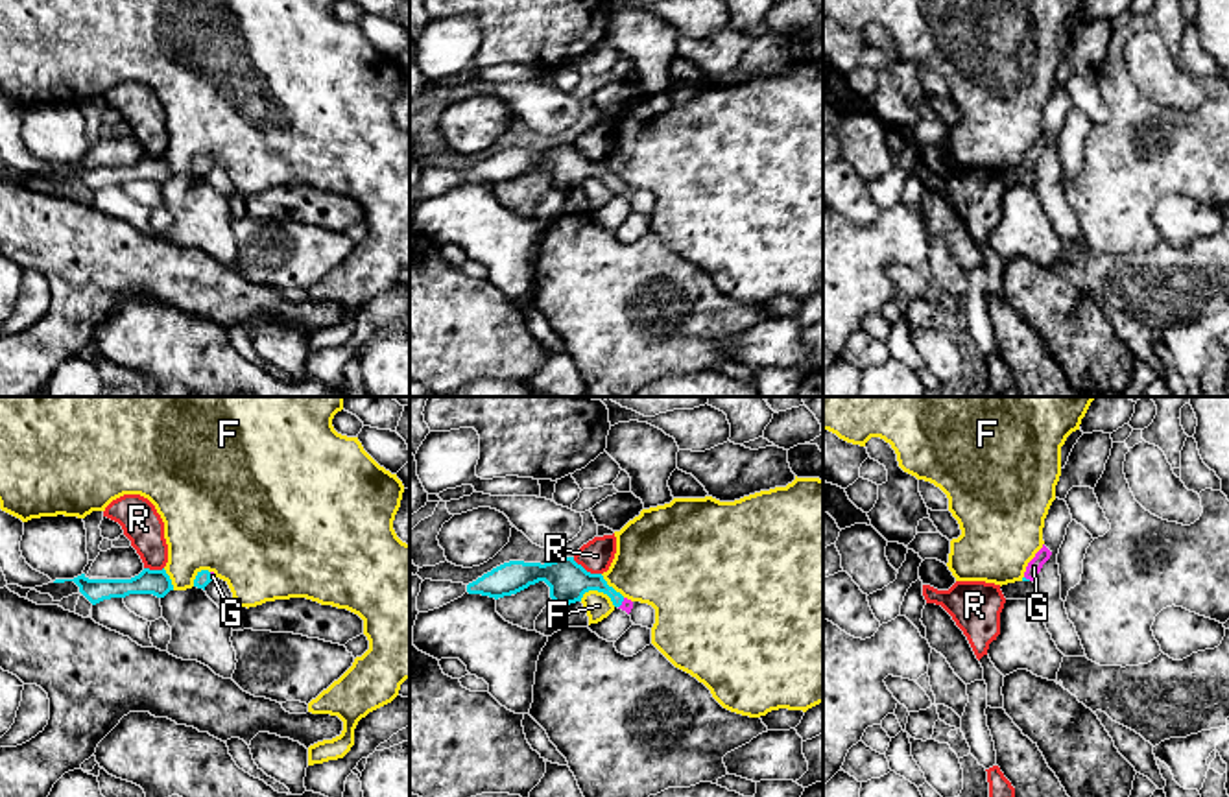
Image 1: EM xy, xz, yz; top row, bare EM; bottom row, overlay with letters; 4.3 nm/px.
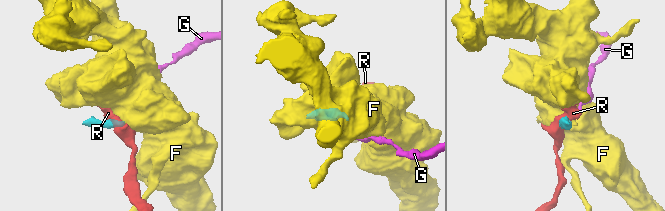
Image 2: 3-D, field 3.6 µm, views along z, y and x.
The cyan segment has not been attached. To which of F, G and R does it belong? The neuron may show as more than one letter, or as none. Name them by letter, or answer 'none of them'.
G

